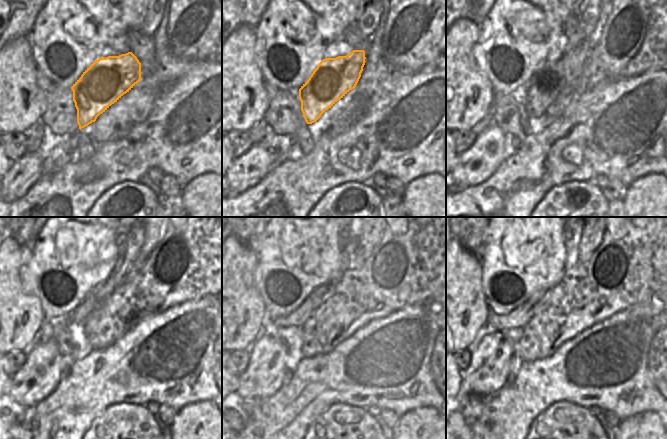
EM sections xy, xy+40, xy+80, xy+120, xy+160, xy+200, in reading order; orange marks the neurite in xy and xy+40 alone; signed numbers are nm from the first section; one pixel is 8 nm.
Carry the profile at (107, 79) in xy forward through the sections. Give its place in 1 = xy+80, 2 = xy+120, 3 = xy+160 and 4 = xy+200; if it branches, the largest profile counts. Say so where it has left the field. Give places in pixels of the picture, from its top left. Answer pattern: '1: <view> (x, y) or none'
1: xy+80 (546, 85)
2: xy+120 (152, 237)
3: xy+160 (370, 237)
4: xy+200 (591, 237)

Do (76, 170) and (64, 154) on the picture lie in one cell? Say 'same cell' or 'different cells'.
different cells

